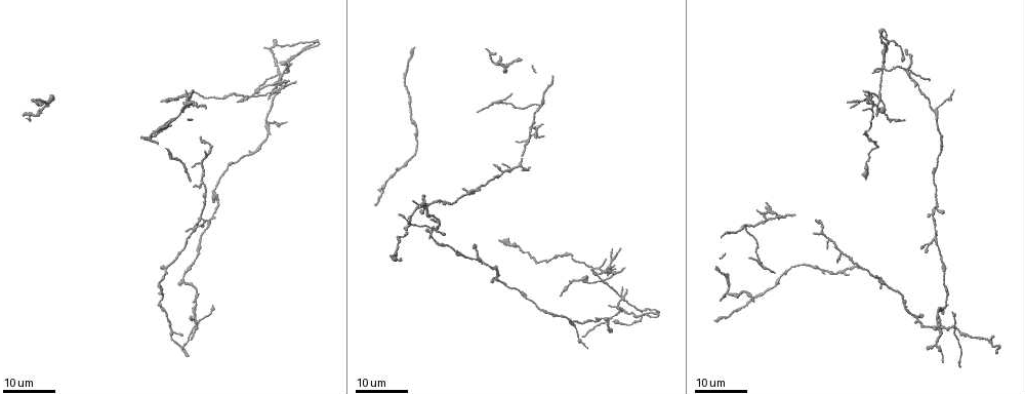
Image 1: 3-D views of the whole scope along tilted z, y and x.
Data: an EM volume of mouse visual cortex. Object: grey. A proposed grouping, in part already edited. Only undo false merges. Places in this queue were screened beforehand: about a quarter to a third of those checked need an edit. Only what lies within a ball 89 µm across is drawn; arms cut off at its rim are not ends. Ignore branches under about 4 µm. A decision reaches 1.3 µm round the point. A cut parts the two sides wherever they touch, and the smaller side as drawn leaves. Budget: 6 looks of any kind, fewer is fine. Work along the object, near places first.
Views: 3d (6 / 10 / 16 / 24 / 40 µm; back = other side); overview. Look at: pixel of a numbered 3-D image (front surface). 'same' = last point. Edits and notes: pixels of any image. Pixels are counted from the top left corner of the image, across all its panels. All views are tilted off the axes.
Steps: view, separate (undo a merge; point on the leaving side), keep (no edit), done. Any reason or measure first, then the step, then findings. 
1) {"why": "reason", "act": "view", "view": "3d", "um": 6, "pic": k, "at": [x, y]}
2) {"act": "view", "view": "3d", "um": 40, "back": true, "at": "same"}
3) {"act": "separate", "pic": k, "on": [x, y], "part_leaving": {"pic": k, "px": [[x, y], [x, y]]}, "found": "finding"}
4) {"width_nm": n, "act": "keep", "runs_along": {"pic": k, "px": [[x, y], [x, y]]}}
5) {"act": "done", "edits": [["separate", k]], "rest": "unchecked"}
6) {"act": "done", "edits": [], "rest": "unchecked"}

{"why": "three arms meet", "act": "view", "view": "3d", "um": 16, "pic": 1, "at": [213, 193]}

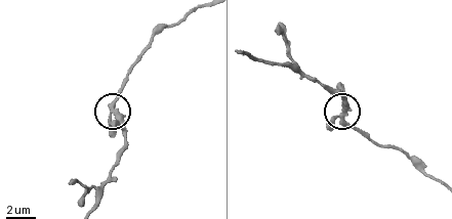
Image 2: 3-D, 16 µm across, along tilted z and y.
{"why": "zoom in", "act": "view", "view": "3d", "um": 10, "pic": 2, "at": [113, 110]}

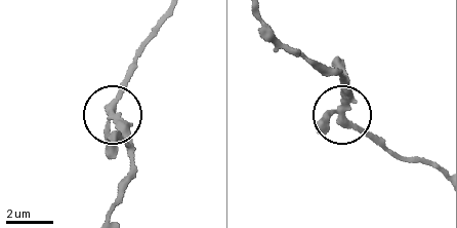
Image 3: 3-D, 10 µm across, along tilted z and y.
{"arms": 3, "act": "keep", "runs_along": {"pic": 3, "px": [[269, 42], [340, 73], [350, 98], [344, 117], [382, 151]]}, "found": "continuous, no second cell"}

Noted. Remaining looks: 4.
{"act": "view", "view": "3d", "um": 16, "pic": 1, "at": [184, 283]}

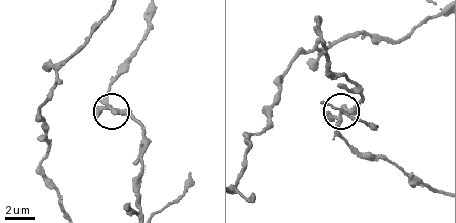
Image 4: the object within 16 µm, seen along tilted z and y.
{"why": "closer look", "act": "view", "view": "3d", "um": 6, "pic": 4, "at": [339, 116]}

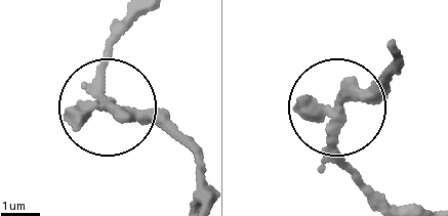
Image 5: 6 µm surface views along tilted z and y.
{"width_nm": 290, "act": "keep", "found": "all the same cell"}

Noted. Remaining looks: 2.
{"act": "view", "view": "3d", "um": 16, "pic": 1, "at": [572, 325]}

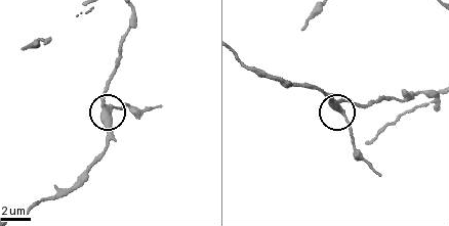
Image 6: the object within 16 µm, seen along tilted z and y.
{"act": "view", "view": "3d", "um": 10, "pic": 6, "at": [107, 107]}

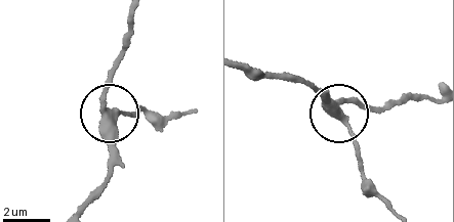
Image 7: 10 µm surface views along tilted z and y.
{"act": "keep", "runs_along": {"pic": 7, "px": [[244, 70], [315, 88], [348, 129], [365, 175]]}, "found": "continuous, no second cell"}

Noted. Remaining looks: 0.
{"act": "done", "edits": [], "rest": "unchecked"}

